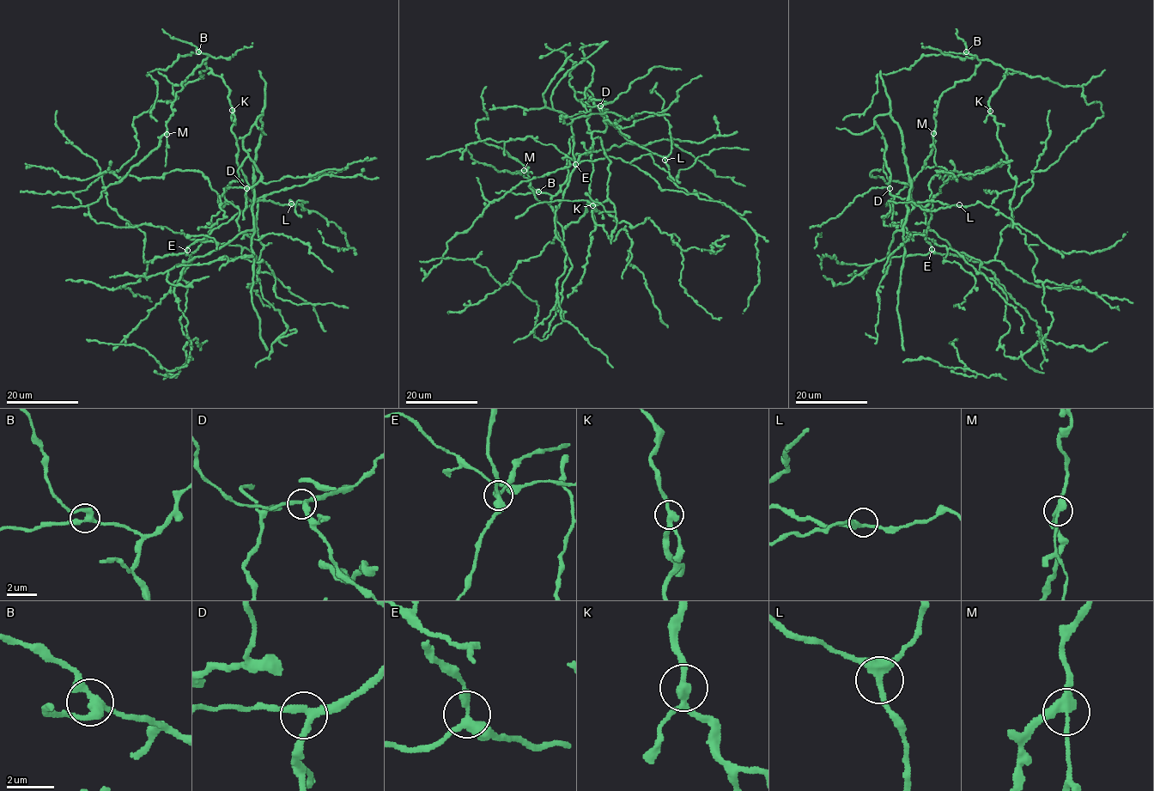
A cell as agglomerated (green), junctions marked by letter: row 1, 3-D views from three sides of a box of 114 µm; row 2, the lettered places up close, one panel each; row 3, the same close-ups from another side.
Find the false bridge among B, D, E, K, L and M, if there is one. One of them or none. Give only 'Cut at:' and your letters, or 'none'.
Cut at: M

